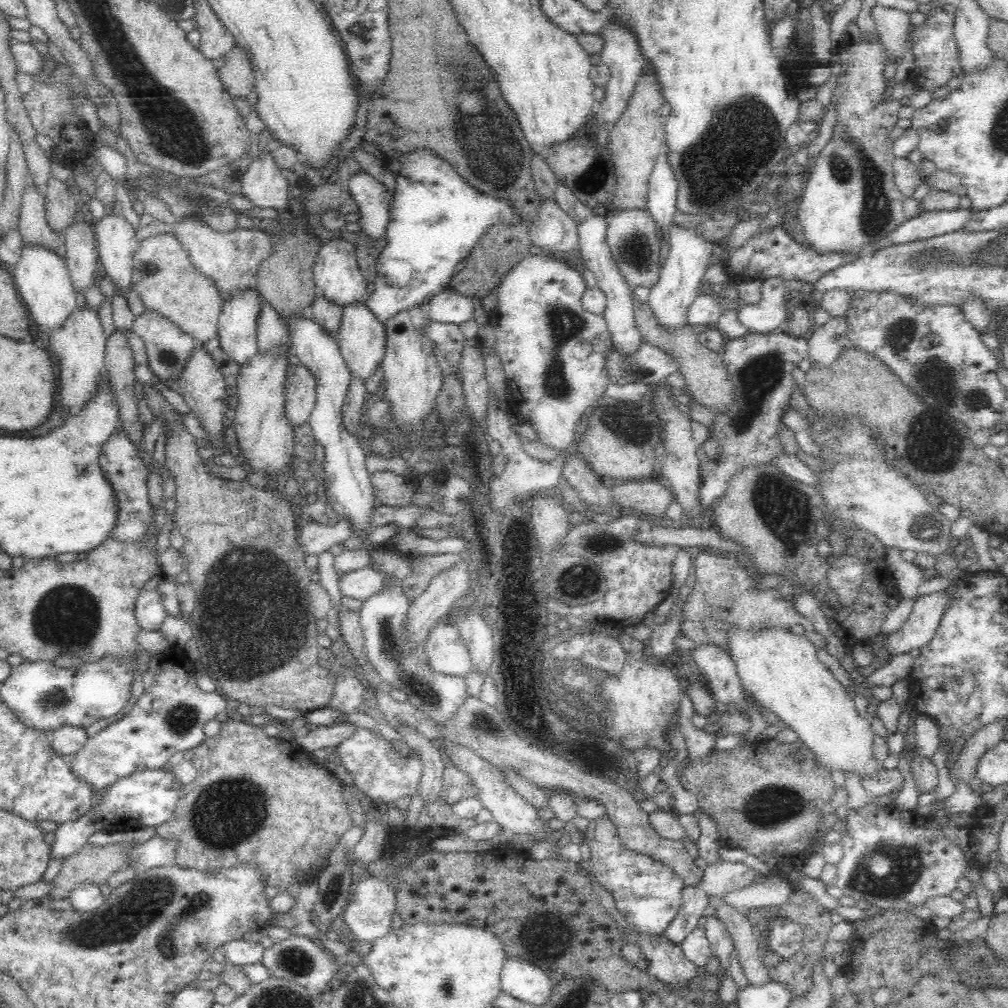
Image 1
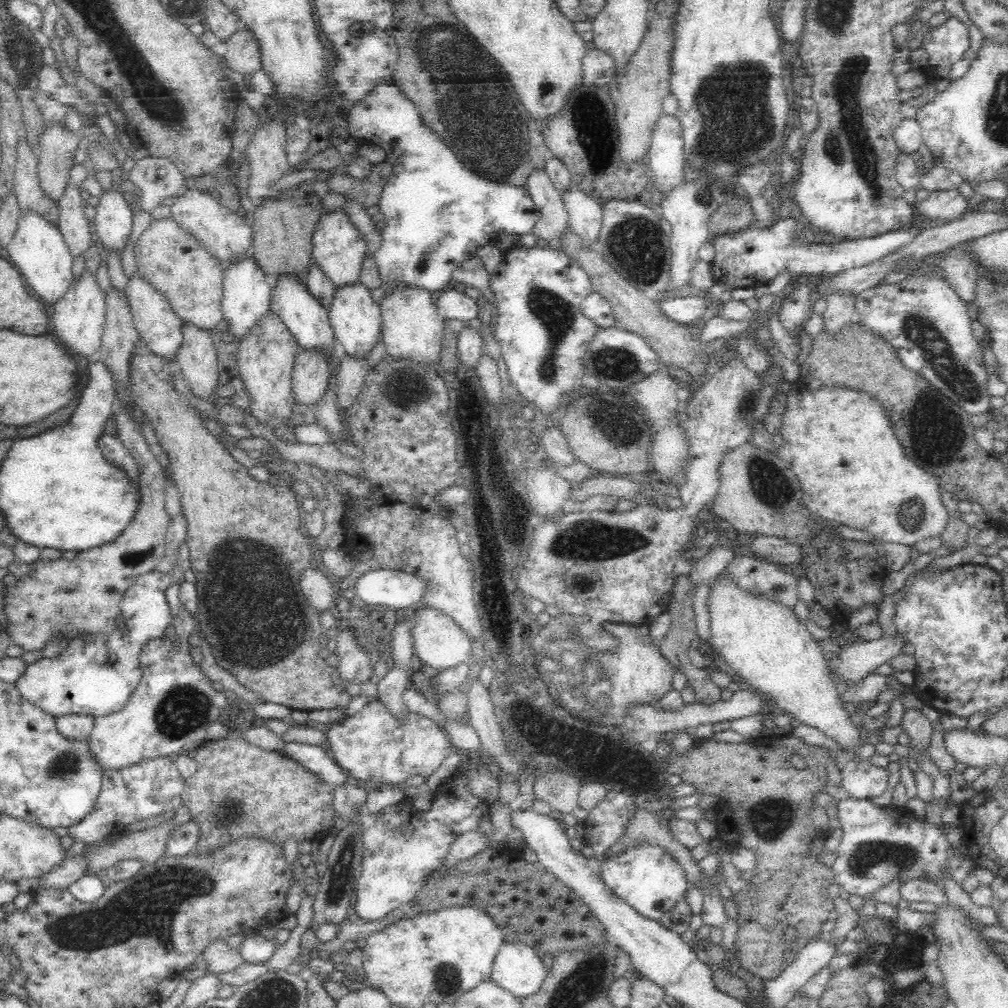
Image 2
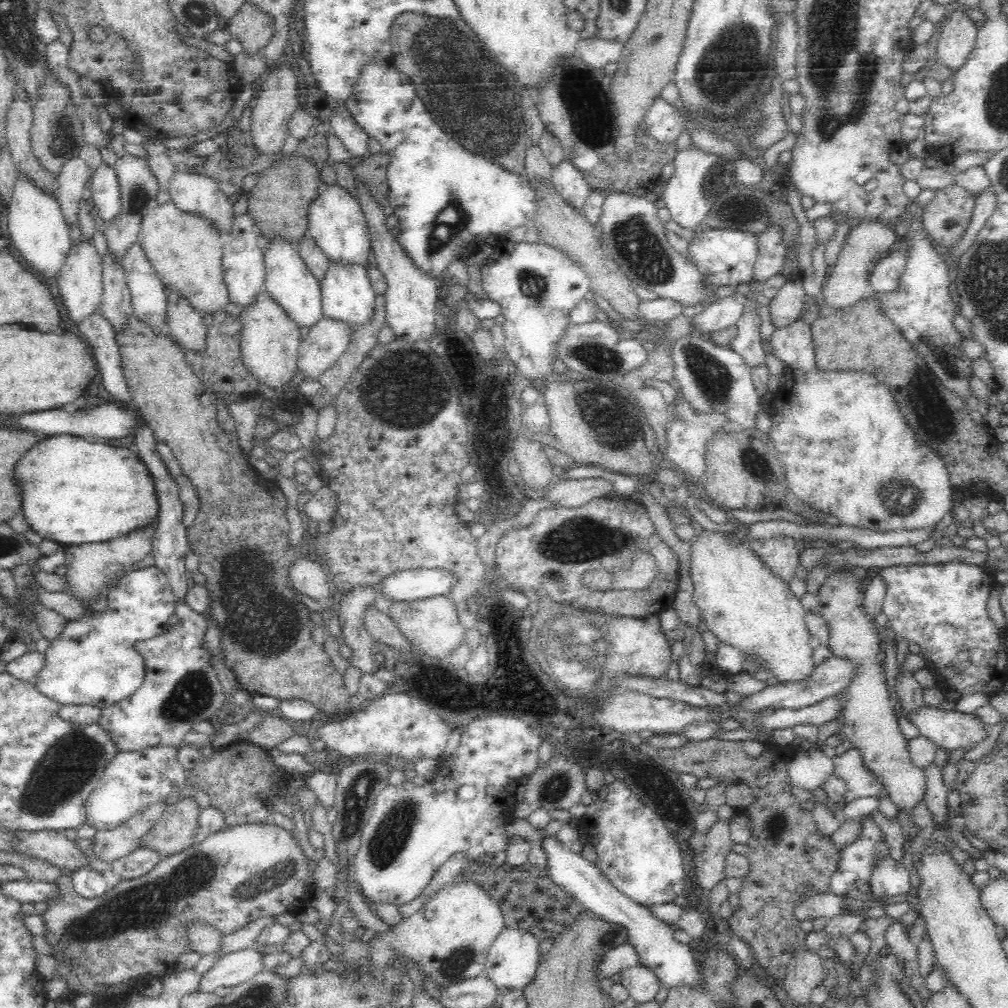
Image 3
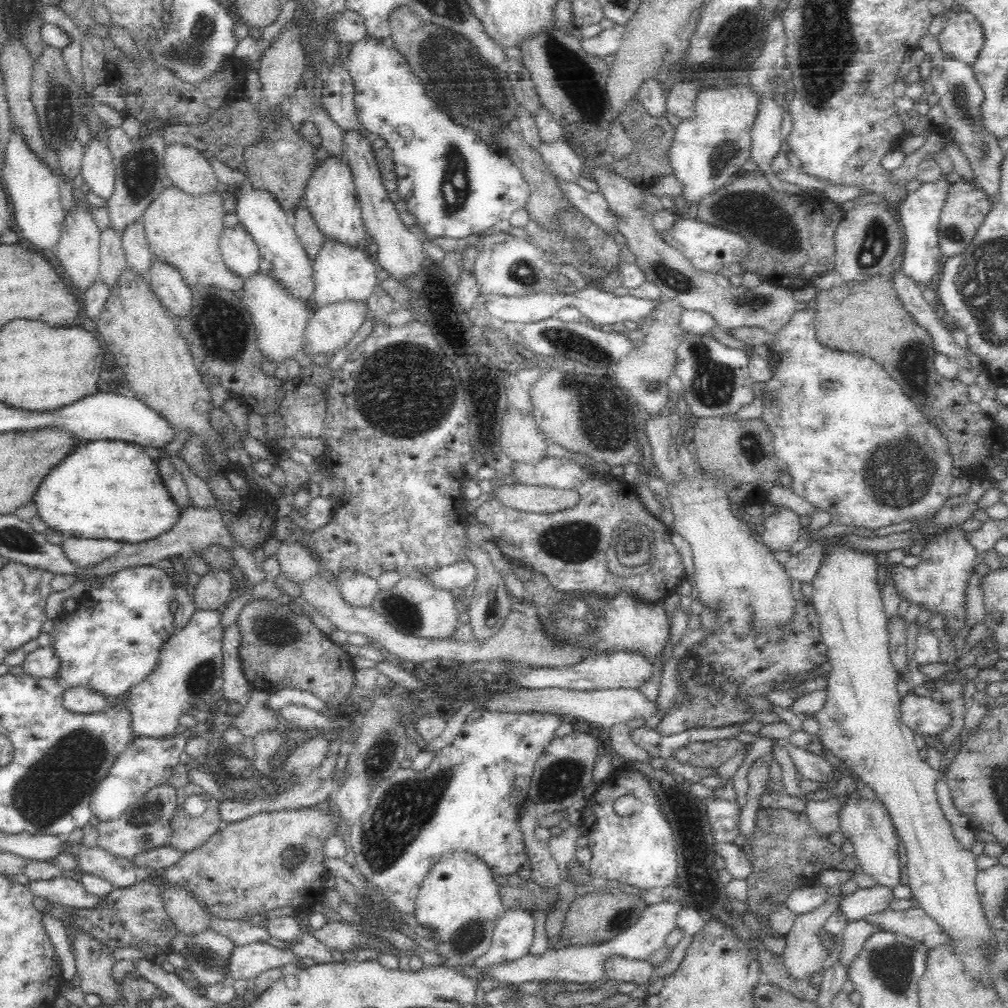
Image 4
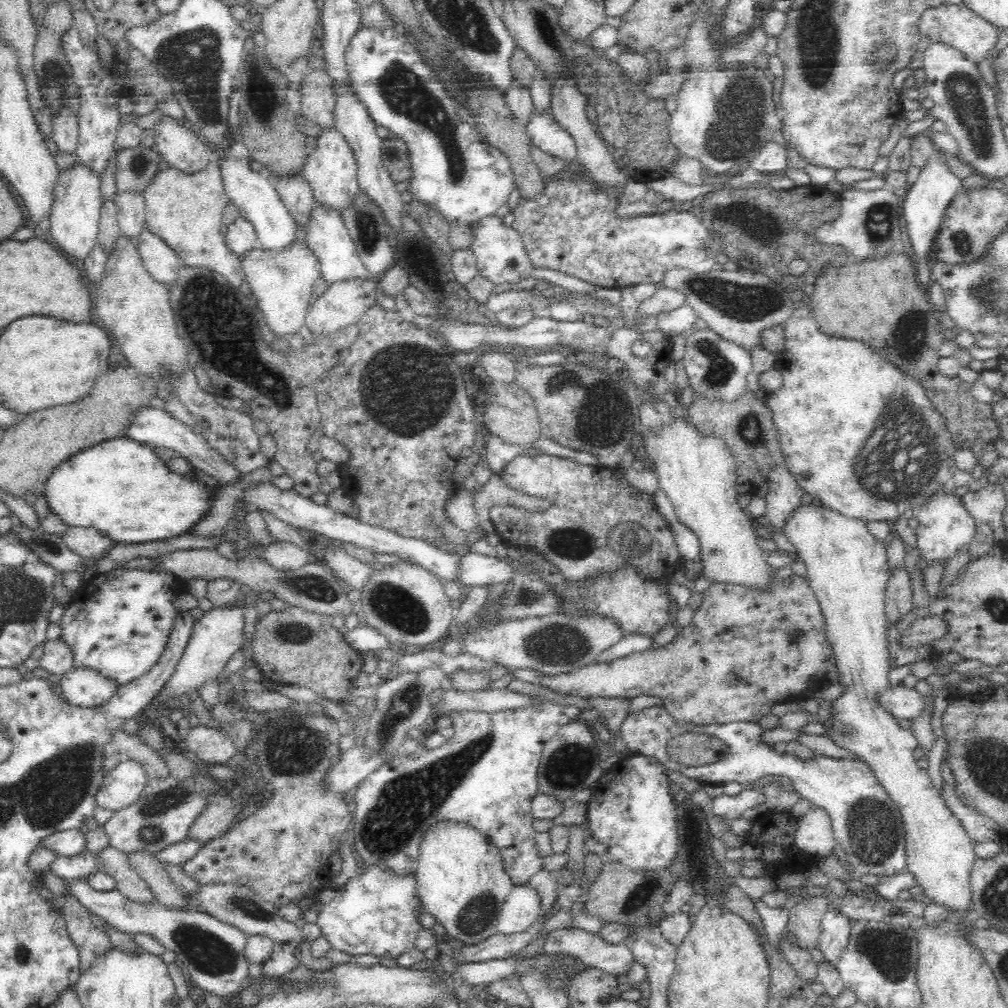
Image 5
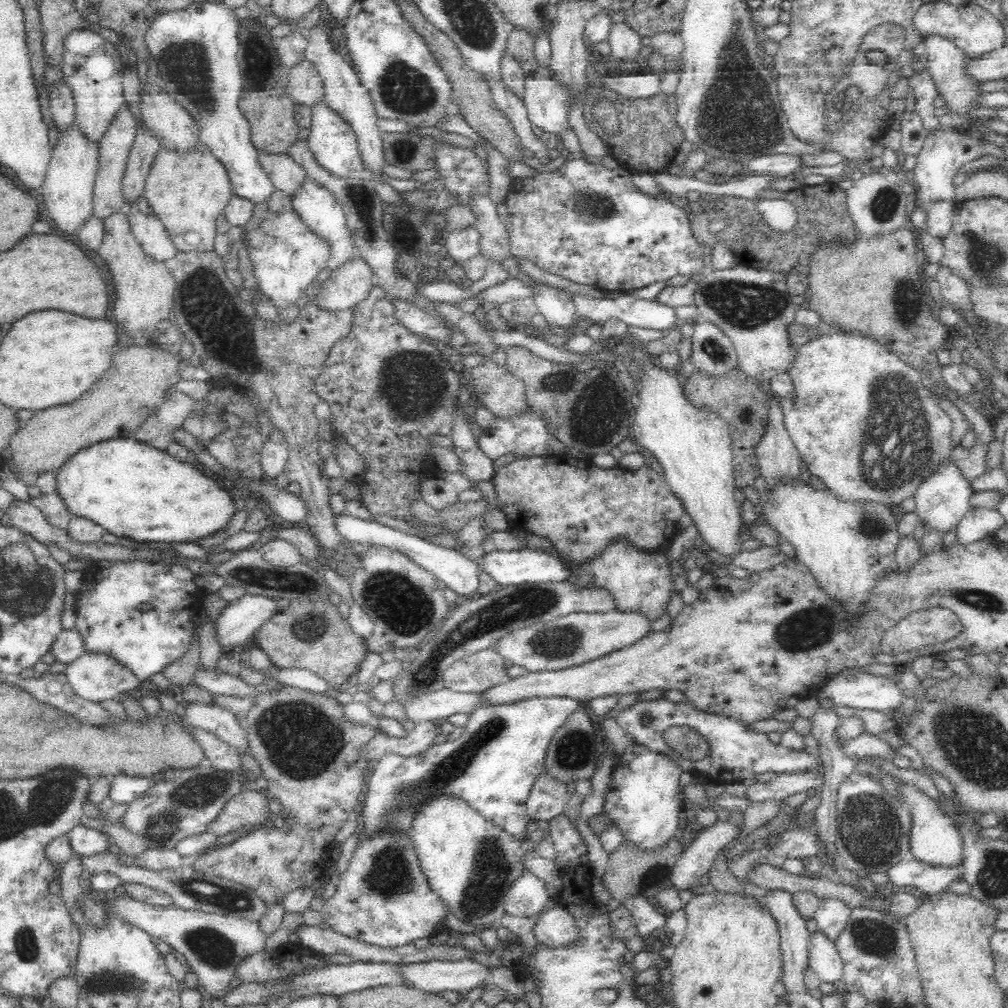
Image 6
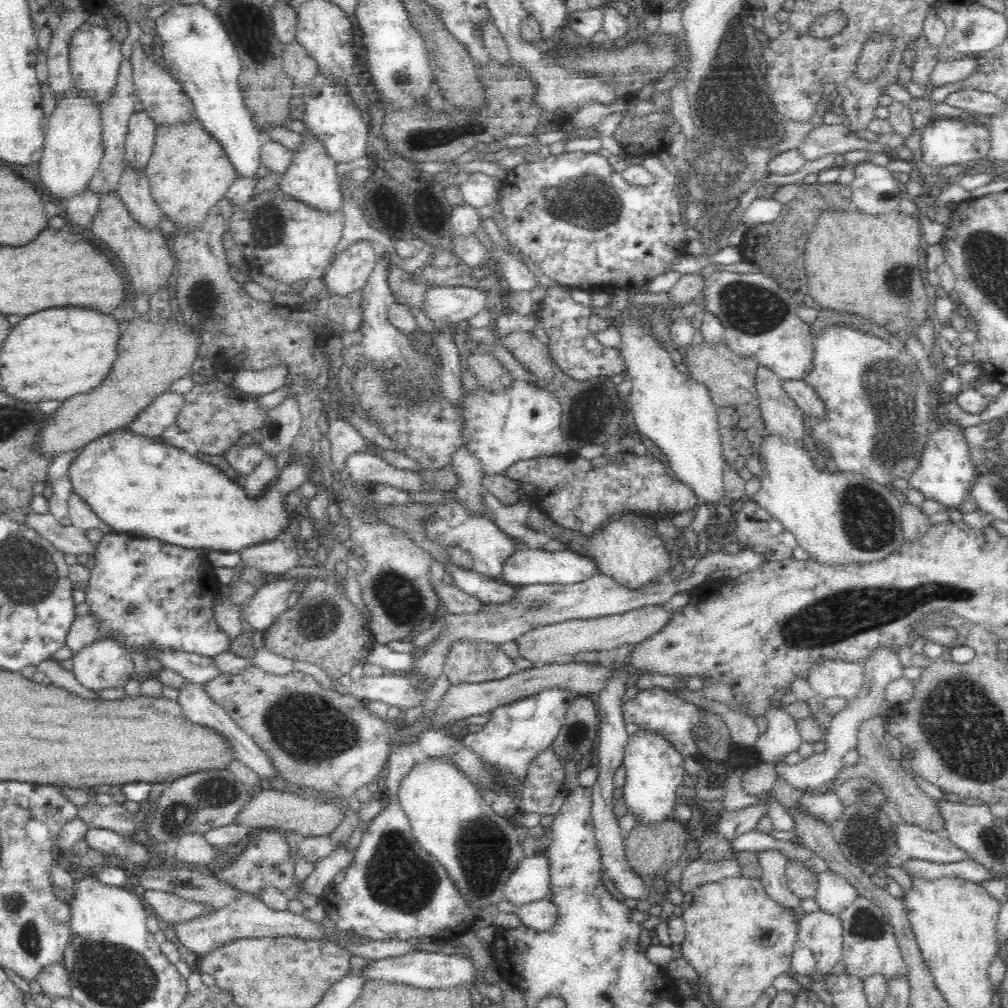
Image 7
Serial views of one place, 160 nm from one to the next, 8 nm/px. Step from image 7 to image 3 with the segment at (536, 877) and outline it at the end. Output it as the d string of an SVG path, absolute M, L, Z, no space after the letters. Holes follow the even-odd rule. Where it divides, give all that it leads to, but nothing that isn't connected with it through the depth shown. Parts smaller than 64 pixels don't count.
M505 926L498 938L491 944L486 962L484 976L498 989L524 990L534 982L534 976L540 972L539 940L518 927Z

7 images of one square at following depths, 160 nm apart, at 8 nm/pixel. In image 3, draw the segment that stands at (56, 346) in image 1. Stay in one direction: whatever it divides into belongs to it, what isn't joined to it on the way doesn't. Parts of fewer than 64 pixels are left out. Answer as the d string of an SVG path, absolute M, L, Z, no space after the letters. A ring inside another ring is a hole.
M82 238L82 242L77 246L72 245L68 258L62 265L57 278L59 296L62 299L62 306L66 310L67 317L72 324L79 328L79 324L88 319L90 315L98 312L101 308L101 294L103 291L103 266L100 257L96 253L93 241Z

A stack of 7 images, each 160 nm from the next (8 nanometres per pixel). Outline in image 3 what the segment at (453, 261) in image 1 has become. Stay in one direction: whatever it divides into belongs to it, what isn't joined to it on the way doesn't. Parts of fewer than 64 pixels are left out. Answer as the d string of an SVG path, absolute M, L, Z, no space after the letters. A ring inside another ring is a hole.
M390 60L366 66L354 94L344 104L358 126L380 142L380 152L389 157L387 200L398 221L396 241L416 268L436 280L452 261L461 259L462 248L472 240L484 243L516 227L530 226L537 194L525 174L506 172L484 156L468 154L444 134L414 90L411 80L395 70ZM454 202L466 214L462 226L454 226L459 217L453 207L446 208Z

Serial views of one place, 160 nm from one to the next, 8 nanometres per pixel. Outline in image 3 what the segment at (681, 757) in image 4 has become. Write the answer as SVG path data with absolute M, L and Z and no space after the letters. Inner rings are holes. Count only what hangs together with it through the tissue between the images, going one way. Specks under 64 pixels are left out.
M716 737L709 739L690 739L674 749L660 749L656 756L656 762L660 766L667 766L674 773L688 773L697 780L716 778L721 781L718 785L727 786L728 781L744 782L750 786L754 800L746 808L740 808L739 814L746 815L750 819L751 837L748 838L749 852L746 854L750 866L746 876L742 878L742 888L737 890L739 905L734 909L729 920L732 933L738 936L742 942L750 945L756 963L766 969L773 981L781 981L787 974L790 959L802 945L804 945L807 933L800 927L801 920L794 916L796 902L808 900L811 896L827 893L829 890L830 877L835 873L838 864L838 847L832 844L831 837L823 835L815 825L813 814L800 807L800 800L791 792L792 781L788 772L789 760L798 751L798 746L791 744L770 743L764 746L762 754L756 758L748 756L740 742L719 740Z

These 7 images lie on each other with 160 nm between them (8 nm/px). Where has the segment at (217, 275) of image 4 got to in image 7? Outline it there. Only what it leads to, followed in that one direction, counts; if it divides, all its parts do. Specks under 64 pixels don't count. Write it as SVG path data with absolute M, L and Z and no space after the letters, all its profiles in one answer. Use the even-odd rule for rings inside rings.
M197 118L189 123L180 123L171 127L156 127L153 154L146 166L145 175L150 183L150 194L160 207L164 219L174 223L176 235L187 235L199 229L208 212L225 198L230 185L237 179L237 173L222 150L222 145L206 132Z

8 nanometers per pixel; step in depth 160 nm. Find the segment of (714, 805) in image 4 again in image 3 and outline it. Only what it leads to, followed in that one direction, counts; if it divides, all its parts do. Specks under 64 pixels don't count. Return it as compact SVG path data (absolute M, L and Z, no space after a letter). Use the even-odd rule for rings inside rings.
M717 821L705 835L704 850L696 858L693 874L696 884L710 894L727 877L725 860L732 844L729 823Z

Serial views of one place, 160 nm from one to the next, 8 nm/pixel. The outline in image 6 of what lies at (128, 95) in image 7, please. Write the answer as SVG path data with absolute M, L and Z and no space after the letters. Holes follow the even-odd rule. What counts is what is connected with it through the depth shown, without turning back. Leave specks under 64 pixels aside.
M124 104L114 120L110 123L109 130L99 144L99 168L93 188L93 216L106 220L112 213L126 212L126 203L122 194L124 172L137 135L137 122L130 112L128 104Z

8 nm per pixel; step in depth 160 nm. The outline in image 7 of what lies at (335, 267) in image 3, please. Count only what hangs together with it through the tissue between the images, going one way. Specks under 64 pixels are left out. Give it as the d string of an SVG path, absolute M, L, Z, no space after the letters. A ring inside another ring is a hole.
M308 132L304 137L305 141L294 154L288 172L281 176L280 188L282 192L322 213L342 211L343 196L340 192L335 161L327 156L326 149L322 147L322 143L314 135Z

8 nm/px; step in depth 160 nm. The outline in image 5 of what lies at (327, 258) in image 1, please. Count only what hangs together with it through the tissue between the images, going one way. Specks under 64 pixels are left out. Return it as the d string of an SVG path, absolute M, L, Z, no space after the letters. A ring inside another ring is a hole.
M335 128L320 131L316 147L306 158L302 176L312 189L314 202L320 203L324 209L332 209L340 214L352 204L353 198L359 191L354 154L350 150L350 145L346 143L344 135L338 133Z

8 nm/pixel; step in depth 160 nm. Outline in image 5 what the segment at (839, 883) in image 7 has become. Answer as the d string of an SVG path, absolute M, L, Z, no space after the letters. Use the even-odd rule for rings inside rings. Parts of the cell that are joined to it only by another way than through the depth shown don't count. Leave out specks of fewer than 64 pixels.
M828 909L821 918L819 946L824 958L836 967L844 949L848 946L852 920L840 911Z

